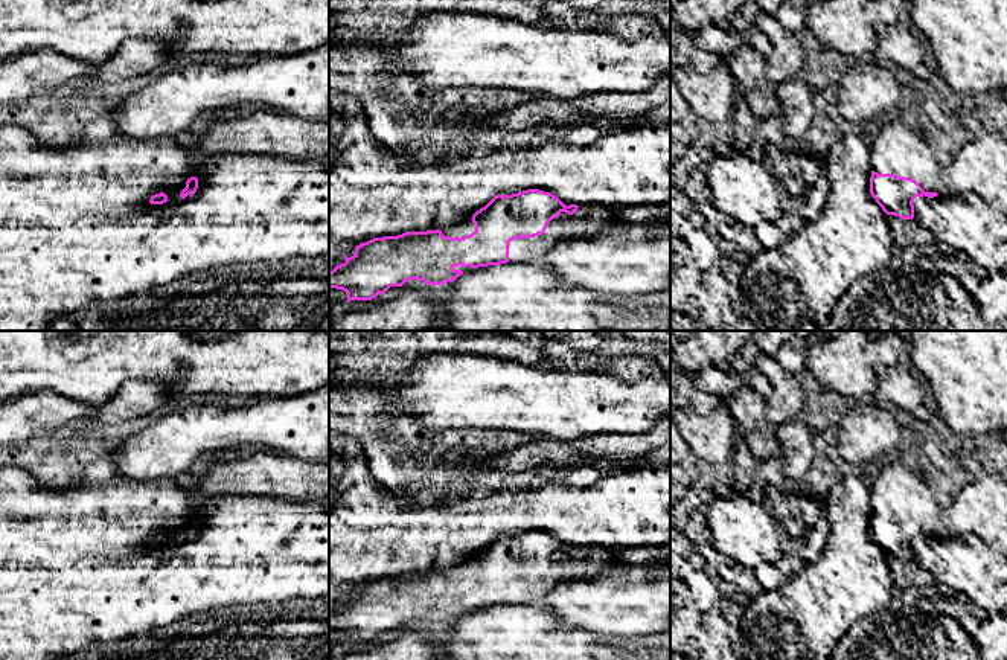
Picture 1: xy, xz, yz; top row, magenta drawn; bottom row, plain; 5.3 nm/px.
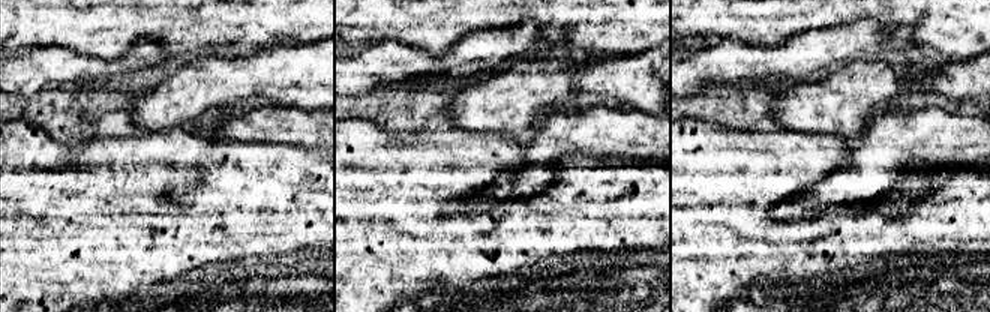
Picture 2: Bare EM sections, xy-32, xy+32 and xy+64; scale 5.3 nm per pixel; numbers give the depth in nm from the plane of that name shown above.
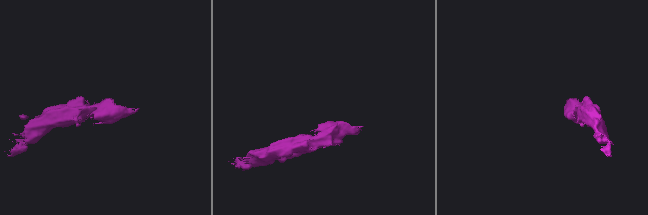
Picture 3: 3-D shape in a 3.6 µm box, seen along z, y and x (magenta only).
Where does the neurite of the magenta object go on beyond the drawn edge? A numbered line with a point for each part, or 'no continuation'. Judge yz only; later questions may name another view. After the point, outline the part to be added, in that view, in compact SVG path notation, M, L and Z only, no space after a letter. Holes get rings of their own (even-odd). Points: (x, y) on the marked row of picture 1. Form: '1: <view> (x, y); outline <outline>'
1: yz (898, 148); outline M885 117L870 146L871 171L916 180L925 192L945 192L943 168L932 145L906 119Z

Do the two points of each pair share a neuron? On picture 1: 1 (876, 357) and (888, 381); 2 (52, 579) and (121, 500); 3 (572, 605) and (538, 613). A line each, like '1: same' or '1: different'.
1: different
2: same
3: different

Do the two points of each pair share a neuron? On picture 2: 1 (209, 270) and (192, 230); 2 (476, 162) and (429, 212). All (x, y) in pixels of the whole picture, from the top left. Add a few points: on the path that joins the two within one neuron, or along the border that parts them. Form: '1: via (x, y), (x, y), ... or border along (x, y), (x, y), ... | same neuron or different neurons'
1: border along (230, 260), (212, 263) | different neurons
2: via (462, 173), (437, 198) | same neuron

